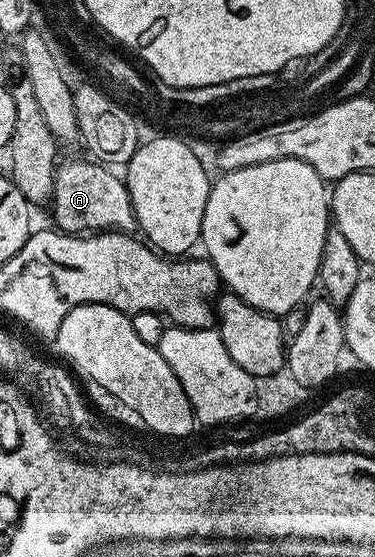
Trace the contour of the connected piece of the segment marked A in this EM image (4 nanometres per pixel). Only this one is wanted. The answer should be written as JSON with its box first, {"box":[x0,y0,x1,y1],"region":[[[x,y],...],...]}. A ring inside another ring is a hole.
{"box":[51,162,137,234],"region":[[[65,162],[56,167],[51,183],[51,207],[56,229],[66,234],[129,232],[137,226],[133,205],[124,181],[112,169],[89,162]]]}

